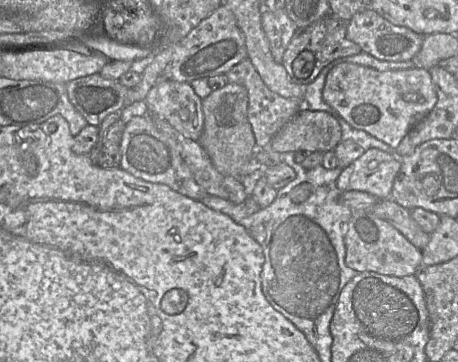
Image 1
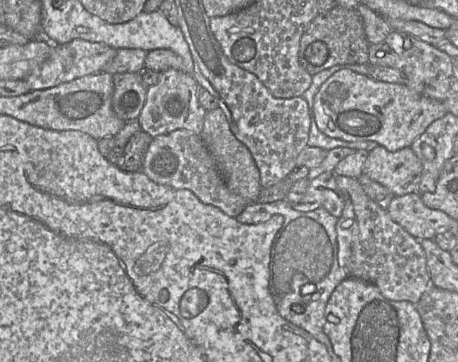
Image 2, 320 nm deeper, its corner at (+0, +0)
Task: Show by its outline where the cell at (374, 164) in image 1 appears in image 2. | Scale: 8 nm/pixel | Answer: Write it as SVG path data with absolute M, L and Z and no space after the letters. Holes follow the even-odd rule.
M378 145L369 152L362 174L383 185L395 196L418 192L422 163L410 147L391 152Z

